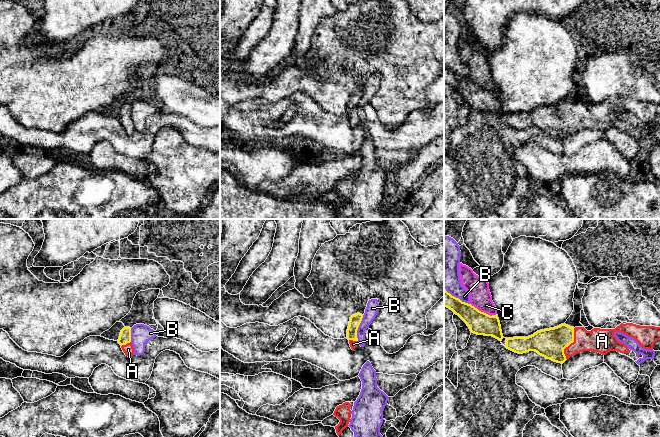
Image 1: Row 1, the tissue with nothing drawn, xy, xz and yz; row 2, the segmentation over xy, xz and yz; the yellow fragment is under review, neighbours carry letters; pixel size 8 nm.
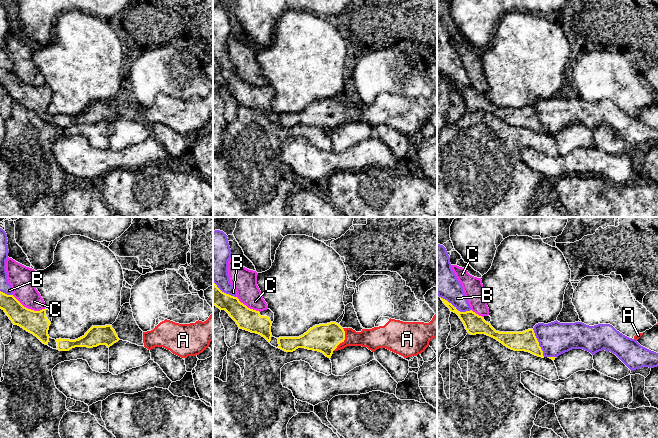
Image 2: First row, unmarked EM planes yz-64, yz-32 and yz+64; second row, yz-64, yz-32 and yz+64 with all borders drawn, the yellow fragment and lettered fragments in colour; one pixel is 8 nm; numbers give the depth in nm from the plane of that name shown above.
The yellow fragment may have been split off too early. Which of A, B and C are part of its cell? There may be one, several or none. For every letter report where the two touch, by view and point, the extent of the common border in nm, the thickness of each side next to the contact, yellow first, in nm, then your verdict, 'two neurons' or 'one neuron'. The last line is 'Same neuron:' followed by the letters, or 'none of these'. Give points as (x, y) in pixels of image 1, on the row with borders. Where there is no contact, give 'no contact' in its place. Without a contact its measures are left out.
A: yz (570, 343) | 260 nm | 240/190 nm | one neuron
B: xz (357, 328) | 220 nm | 90/100 nm | two neurons
C: yz (480, 311) | 200 nm | 190/180 nm | two neurons
Same neuron: A

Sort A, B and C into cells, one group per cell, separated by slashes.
A / B / C

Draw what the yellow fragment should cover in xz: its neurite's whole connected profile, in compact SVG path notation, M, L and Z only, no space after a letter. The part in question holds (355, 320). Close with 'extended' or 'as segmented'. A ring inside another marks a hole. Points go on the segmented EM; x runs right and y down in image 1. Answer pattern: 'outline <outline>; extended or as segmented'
outline M357 313L350 317L349 326L347 329L347 339L349 340L349 344L352 350L358 345L357 338L357 330L362 321L363 315Z; extended

